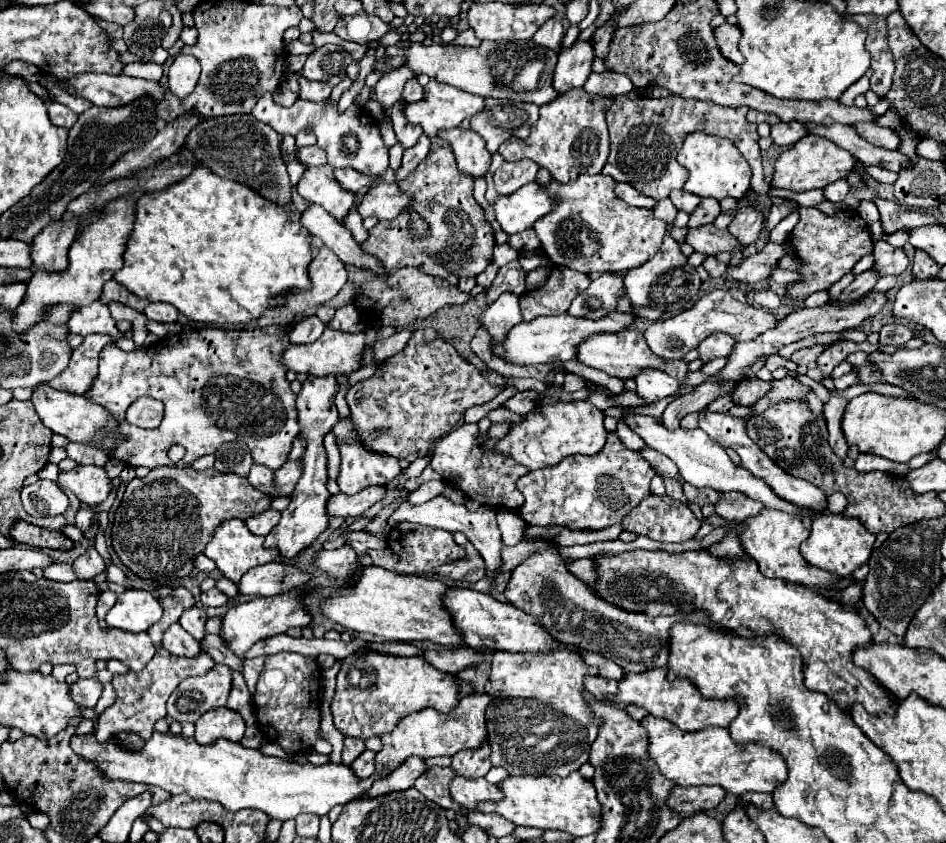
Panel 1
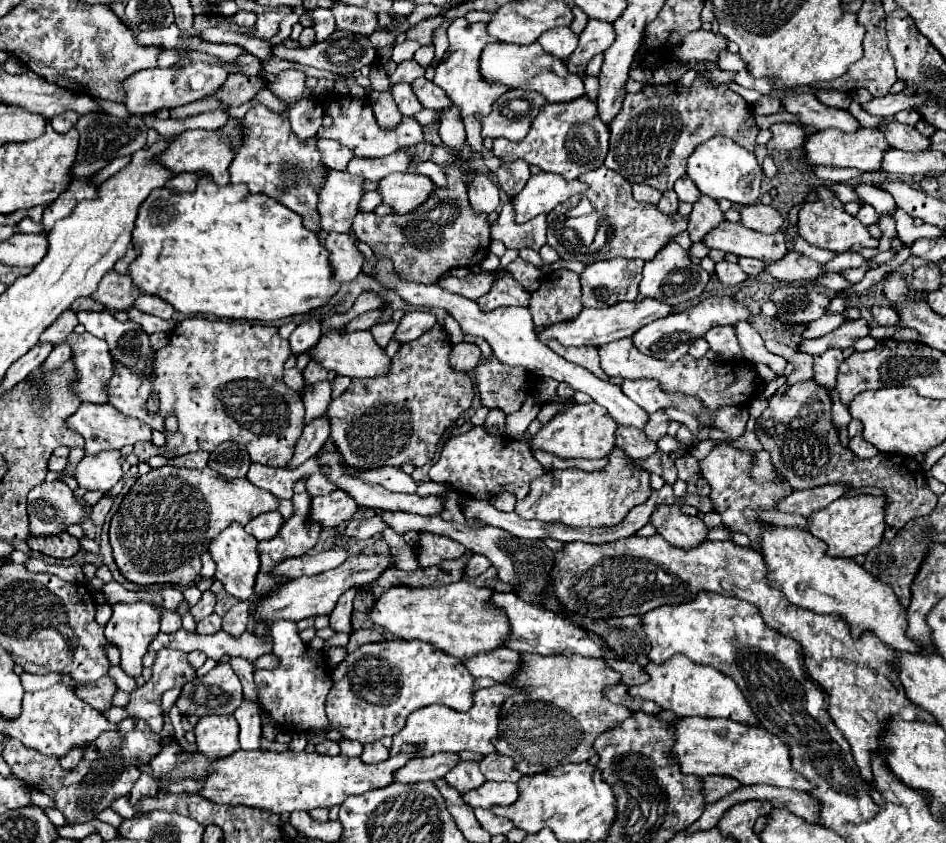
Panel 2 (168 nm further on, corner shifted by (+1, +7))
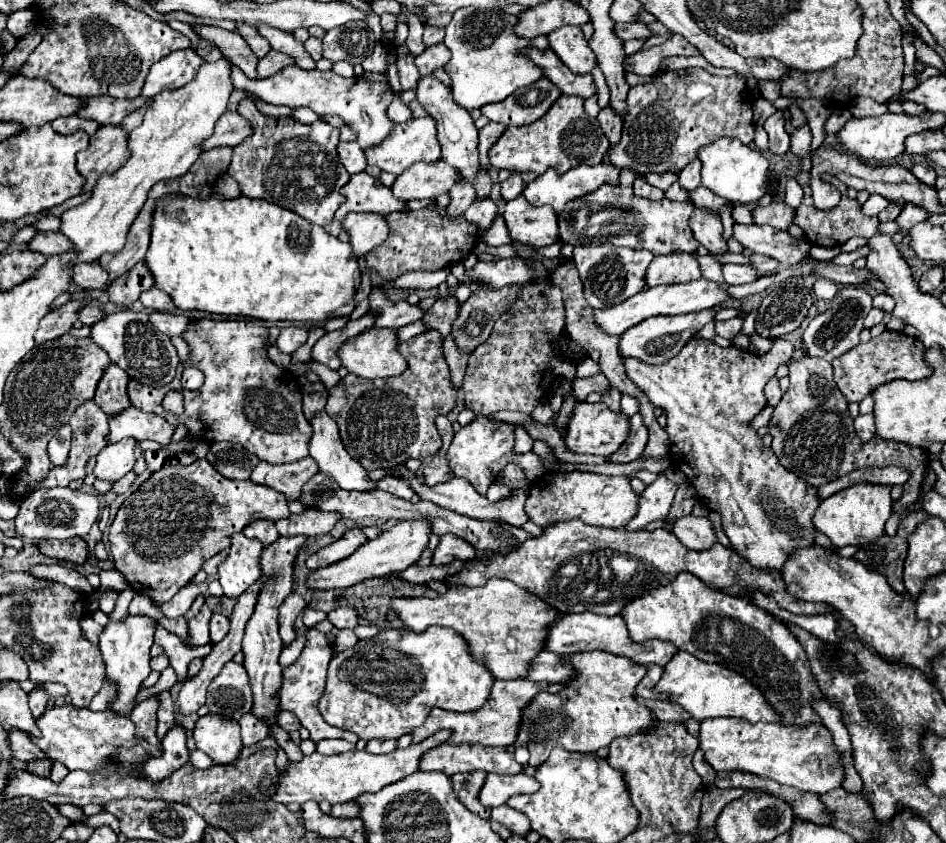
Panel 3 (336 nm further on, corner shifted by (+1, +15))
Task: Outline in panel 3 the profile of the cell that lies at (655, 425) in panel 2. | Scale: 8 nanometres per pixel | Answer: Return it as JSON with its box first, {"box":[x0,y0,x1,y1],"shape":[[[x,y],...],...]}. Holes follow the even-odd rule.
{"box":[607,413,649,463],"shape":[[[635,413],[631,417],[631,433],[629,433],[629,439],[607,461],[609,463],[629,463],[629,461],[635,461],[637,457],[641,457],[641,453],[643,453],[643,449],[647,445],[647,439],[649,439],[649,435],[647,435],[647,429],[643,425],[643,419],[641,419],[639,413]]]}

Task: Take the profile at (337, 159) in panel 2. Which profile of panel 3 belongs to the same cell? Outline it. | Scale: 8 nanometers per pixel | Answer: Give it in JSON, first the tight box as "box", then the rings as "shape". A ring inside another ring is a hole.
{"box":[337,141,367,175],"shape":[[[341,141],[337,149],[339,149],[339,159],[341,159],[341,163],[345,165],[345,169],[347,169],[351,175],[365,171],[367,161],[365,161],[365,155],[363,155],[363,151],[361,151],[361,147],[359,147],[357,143],[343,143],[343,141]]]}

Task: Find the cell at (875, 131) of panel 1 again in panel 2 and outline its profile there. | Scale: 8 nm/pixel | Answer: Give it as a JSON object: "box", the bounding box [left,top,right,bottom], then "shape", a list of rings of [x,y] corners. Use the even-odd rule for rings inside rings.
{"box":[877,123,929,151],"shape":[[[881,123],[877,125],[881,133],[885,133],[885,139],[891,147],[903,149],[903,151],[925,151],[929,147],[929,139],[921,135],[915,127],[903,125],[903,123]]]}

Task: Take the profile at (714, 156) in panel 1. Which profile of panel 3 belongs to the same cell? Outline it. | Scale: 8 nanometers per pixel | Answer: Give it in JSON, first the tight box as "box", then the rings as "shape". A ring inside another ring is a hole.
{"box":[697,137,769,205],"shape":[[[721,137],[713,145],[703,147],[697,157],[703,163],[703,169],[701,169],[703,185],[707,189],[711,189],[715,195],[727,199],[729,203],[735,203],[735,205],[737,203],[739,205],[757,203],[767,193],[767,167],[769,167],[769,163],[757,149],[751,149],[737,139]]]}

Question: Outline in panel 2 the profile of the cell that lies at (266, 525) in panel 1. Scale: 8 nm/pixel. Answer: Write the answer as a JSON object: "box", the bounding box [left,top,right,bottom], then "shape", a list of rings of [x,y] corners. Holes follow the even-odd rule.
{"box":[245,511,283,541],"shape":[[[269,511],[269,513],[261,513],[261,517],[255,517],[253,521],[249,521],[245,525],[245,531],[249,535],[253,535],[257,541],[263,541],[263,539],[269,539],[269,537],[275,537],[281,523],[283,523],[281,513]]]}

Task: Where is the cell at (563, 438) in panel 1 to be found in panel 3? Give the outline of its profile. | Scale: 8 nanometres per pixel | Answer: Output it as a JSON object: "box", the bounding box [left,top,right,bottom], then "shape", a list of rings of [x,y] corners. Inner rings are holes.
{"box":[565,401,629,457],"shape":[[[581,401],[577,403],[575,413],[569,421],[565,443],[567,443],[567,449],[573,453],[591,453],[591,455],[609,457],[625,443],[627,435],[629,435],[629,417],[613,413],[611,409],[607,409],[605,403]]]}

